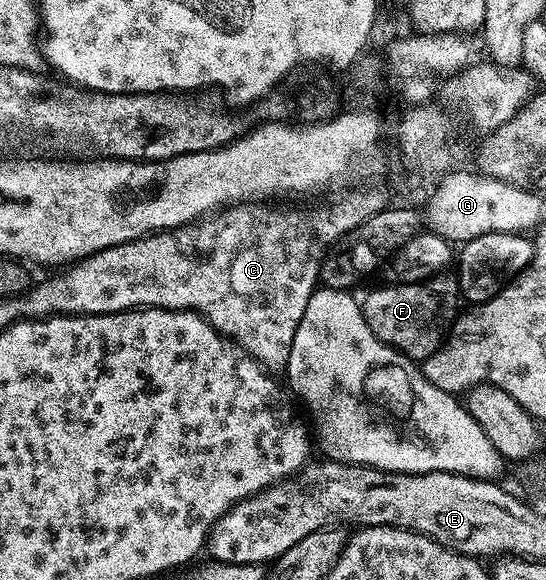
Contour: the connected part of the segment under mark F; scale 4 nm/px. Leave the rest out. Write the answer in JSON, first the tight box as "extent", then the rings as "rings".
{"extent":[363,275,459,363],"rings":[[[438,275],[428,281],[406,285],[385,283],[382,289],[373,289],[363,297],[363,308],[367,323],[376,337],[420,363],[441,346],[450,320],[449,309],[455,308],[457,301],[459,286],[456,280],[449,275]]]}

